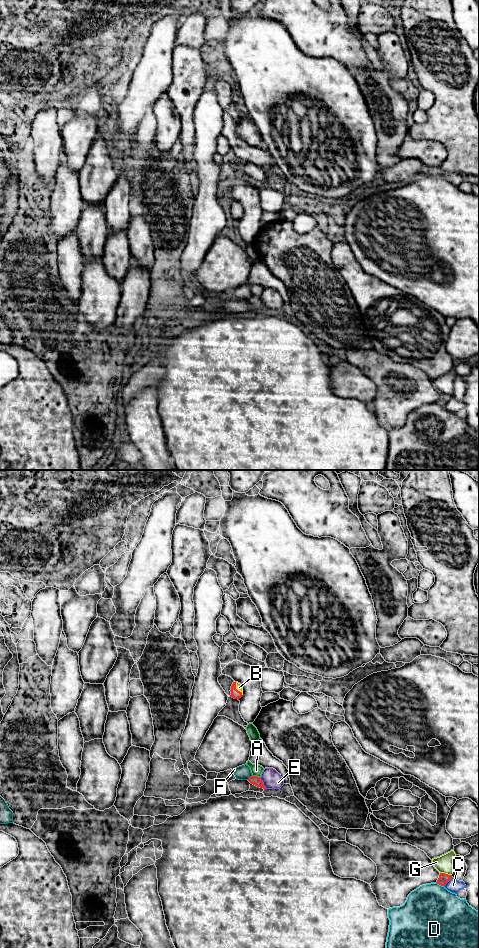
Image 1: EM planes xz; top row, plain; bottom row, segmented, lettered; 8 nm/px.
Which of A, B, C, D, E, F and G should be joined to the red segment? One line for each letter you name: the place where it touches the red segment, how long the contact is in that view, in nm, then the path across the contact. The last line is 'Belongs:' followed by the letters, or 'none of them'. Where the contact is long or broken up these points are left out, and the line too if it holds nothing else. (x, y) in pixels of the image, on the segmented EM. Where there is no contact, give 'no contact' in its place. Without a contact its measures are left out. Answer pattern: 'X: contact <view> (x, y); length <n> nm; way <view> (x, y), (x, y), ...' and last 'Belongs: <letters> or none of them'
B: contact xz (235, 688); length 130 nm; way xz (235, 694), (235, 688), (239, 687)
Belongs: B

